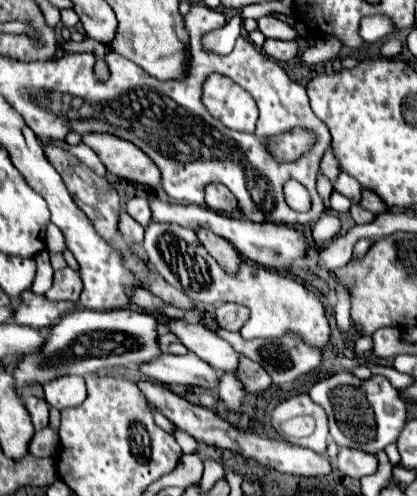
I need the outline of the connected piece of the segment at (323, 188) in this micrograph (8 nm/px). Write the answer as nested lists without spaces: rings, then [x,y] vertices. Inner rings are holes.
[[[319,176],[319,178],[317,178],[317,192],[319,192],[319,196],[327,202],[327,200],[331,198],[331,194],[333,194],[332,182],[329,182],[325,176]]]

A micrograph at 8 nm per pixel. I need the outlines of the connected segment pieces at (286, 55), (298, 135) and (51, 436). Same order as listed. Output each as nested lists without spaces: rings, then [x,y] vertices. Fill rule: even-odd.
[[[267,40],[263,52],[279,62],[287,62],[297,56],[297,42],[281,42],[281,40]]]
[[[293,128],[293,132],[283,132],[281,136],[273,136],[267,140],[269,154],[278,162],[293,162],[299,160],[309,148],[313,148],[317,136],[305,128]]]
[[[47,426],[47,428],[43,428],[41,432],[35,432],[33,440],[29,442],[29,454],[39,456],[39,458],[51,456],[53,450],[57,448],[57,444],[59,444],[59,434],[57,434],[57,430],[53,430],[51,426]]]

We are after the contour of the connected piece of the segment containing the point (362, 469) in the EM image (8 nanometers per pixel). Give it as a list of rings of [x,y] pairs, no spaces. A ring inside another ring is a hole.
[[[341,448],[337,468],[339,468],[341,472],[345,472],[345,476],[363,478],[363,476],[367,476],[367,474],[377,472],[377,456],[367,454],[367,452],[361,452],[361,450]]]

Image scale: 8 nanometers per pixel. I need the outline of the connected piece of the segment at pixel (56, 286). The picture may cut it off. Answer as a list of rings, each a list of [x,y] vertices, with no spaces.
[[[67,266],[67,268],[55,272],[53,286],[45,296],[49,296],[49,300],[73,300],[73,302],[77,302],[81,288],[83,288],[83,284],[81,284],[79,272],[75,272],[73,268]]]

